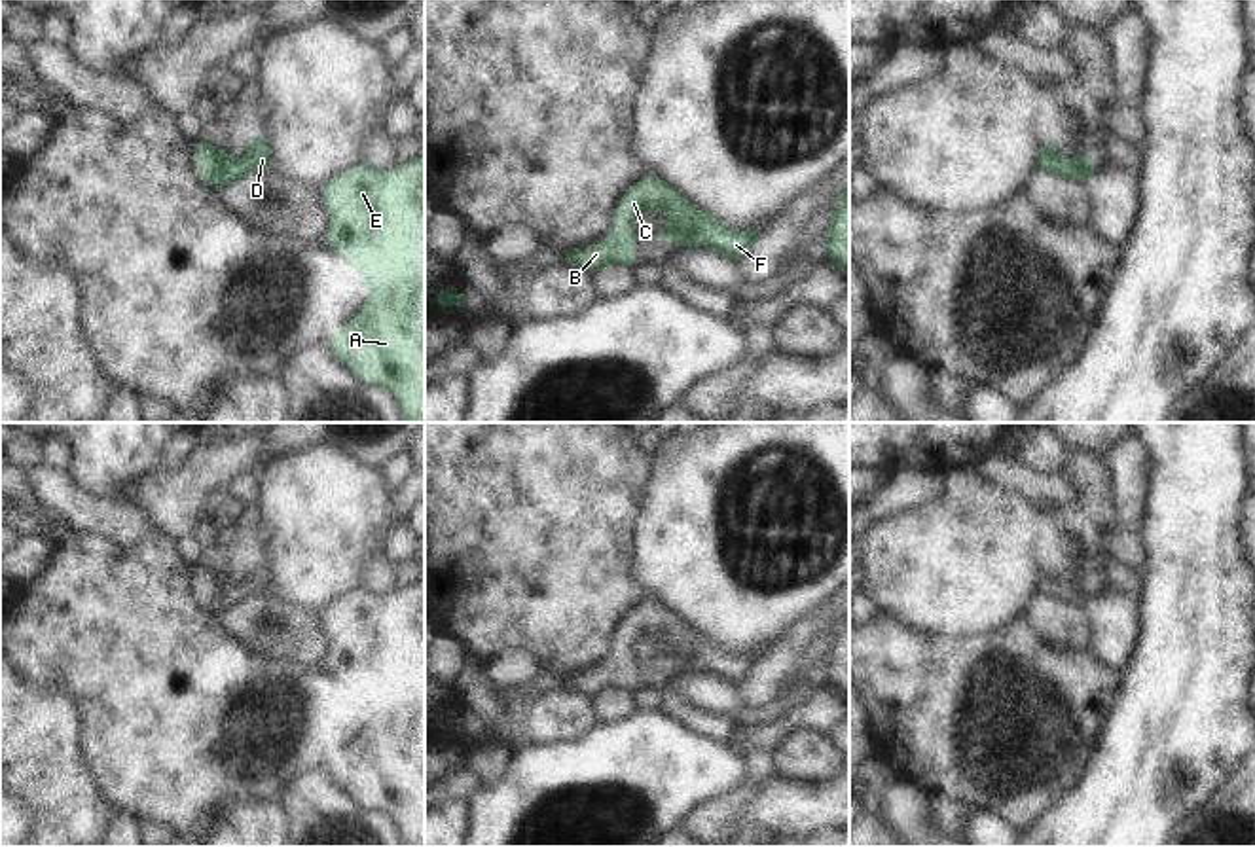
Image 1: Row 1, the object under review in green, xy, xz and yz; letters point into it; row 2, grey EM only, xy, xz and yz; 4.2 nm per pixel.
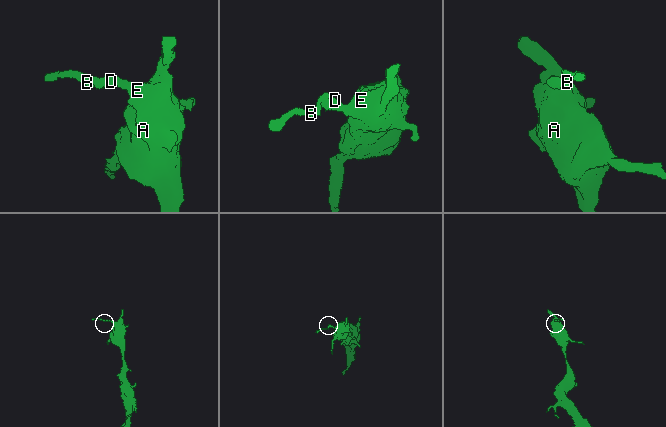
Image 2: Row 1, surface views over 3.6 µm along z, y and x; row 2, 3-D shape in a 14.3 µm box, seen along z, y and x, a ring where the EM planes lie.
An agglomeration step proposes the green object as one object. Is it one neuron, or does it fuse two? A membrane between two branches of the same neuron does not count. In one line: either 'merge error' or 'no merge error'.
no merge error

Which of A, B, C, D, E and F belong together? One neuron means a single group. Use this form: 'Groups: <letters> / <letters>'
Groups: A B C D E F.

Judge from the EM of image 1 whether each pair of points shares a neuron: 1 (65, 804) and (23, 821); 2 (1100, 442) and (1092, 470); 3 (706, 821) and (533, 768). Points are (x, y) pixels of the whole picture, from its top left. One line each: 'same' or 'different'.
1: different
2: different
3: different

